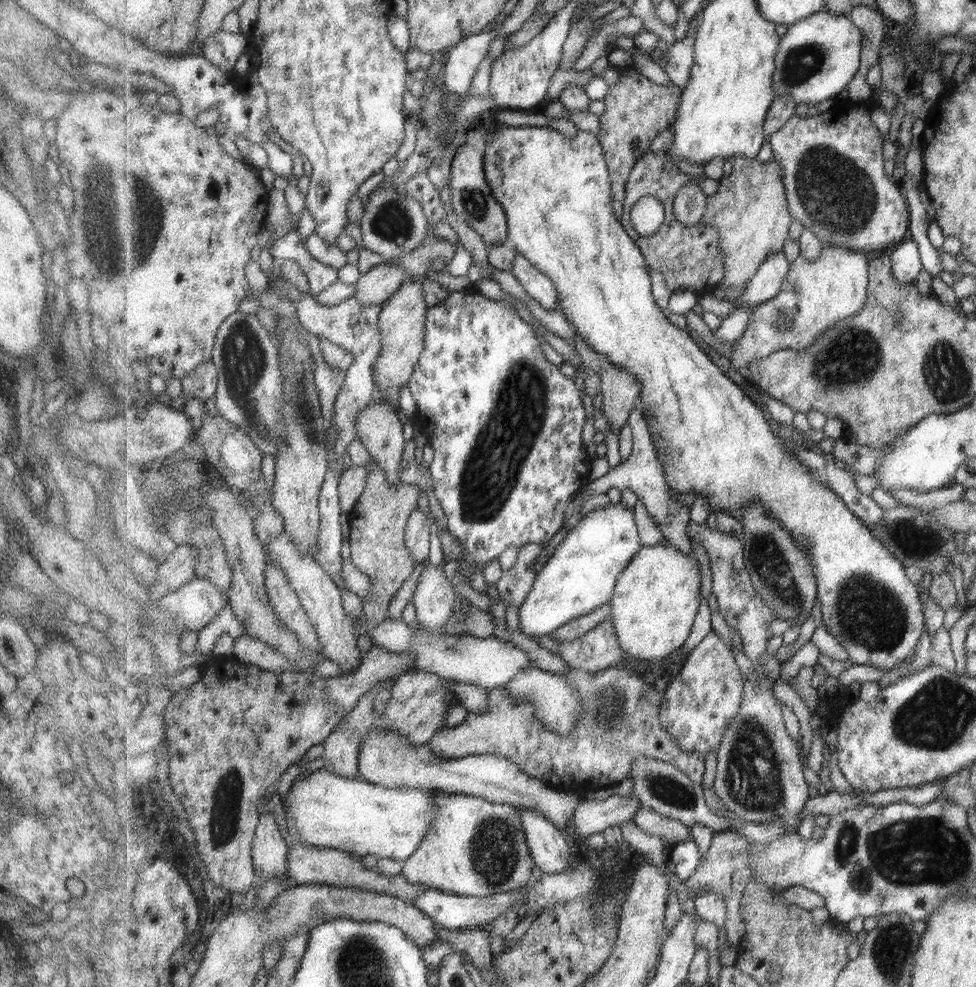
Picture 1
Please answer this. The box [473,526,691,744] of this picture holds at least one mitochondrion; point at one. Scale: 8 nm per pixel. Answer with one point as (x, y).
(608, 707)

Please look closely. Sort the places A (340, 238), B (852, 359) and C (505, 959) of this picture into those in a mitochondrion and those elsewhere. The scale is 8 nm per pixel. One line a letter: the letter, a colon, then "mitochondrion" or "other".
A: other
B: mitochondrion
C: other

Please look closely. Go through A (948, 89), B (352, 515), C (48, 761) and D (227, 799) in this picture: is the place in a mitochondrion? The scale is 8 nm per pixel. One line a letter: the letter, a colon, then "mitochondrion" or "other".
A: other
B: other
C: other
D: mitochondrion

